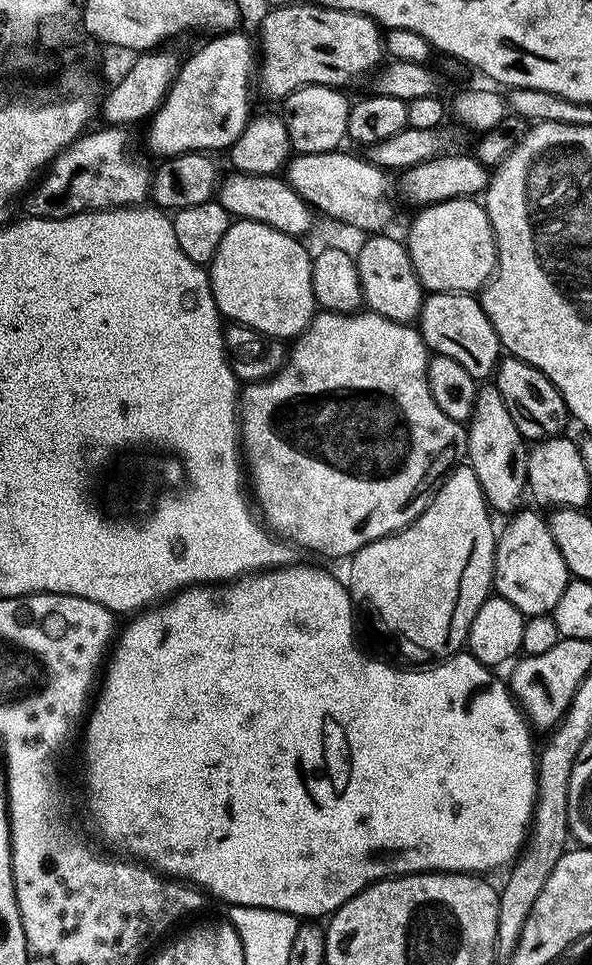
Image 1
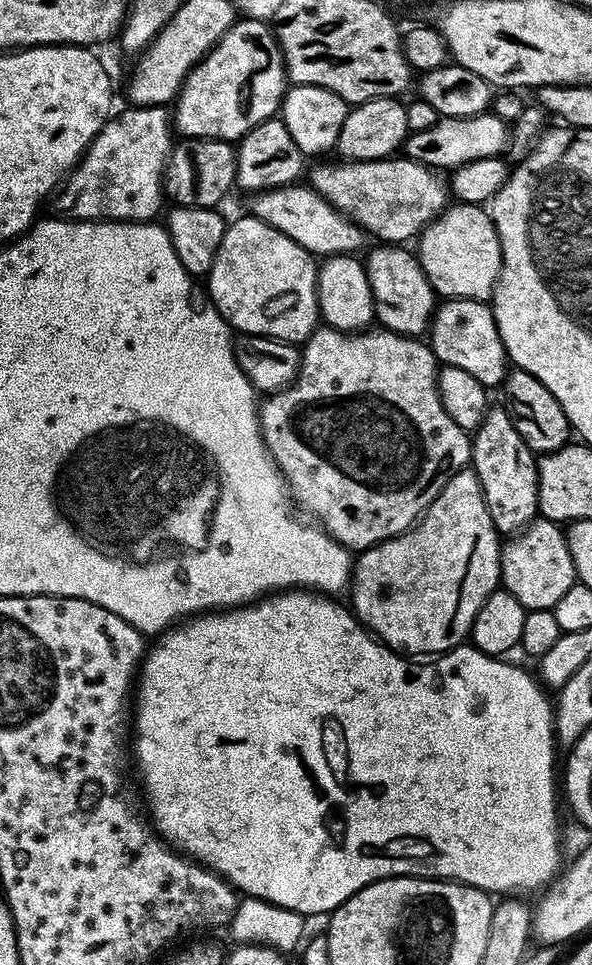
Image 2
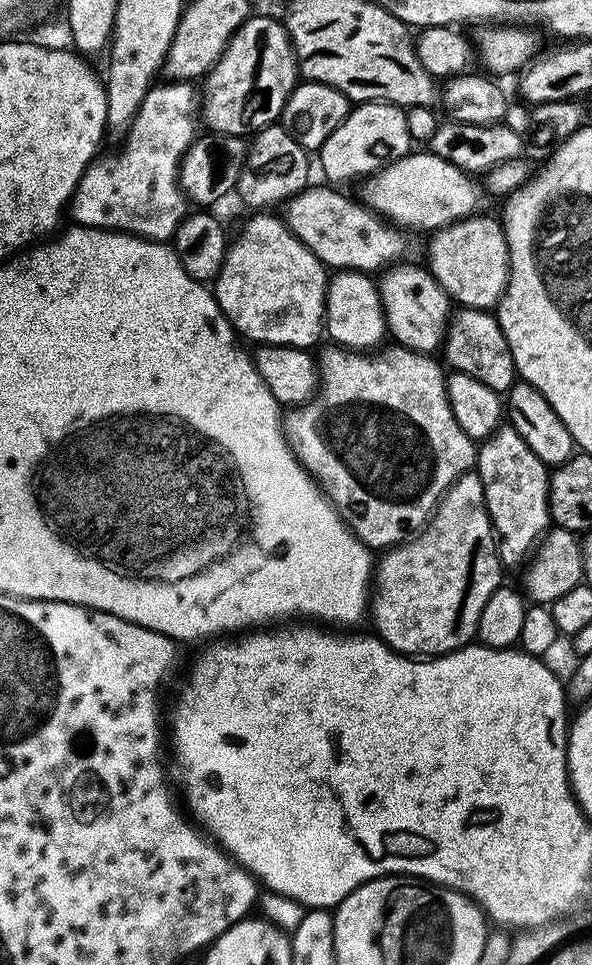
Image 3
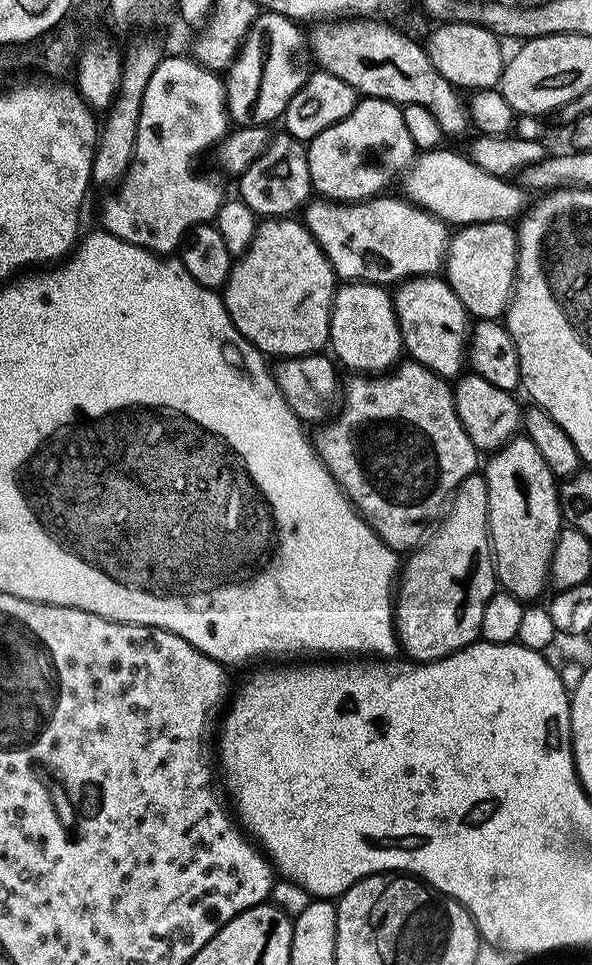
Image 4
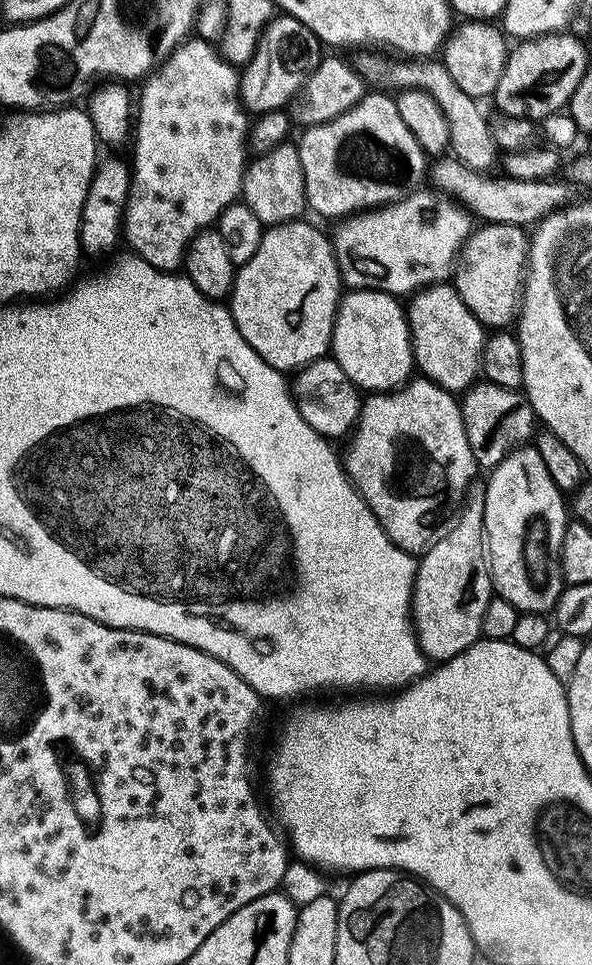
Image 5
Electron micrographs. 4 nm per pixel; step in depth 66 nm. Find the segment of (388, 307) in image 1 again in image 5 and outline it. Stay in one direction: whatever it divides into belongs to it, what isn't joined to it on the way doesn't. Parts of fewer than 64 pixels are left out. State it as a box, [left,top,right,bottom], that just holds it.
[407,283,486,394]

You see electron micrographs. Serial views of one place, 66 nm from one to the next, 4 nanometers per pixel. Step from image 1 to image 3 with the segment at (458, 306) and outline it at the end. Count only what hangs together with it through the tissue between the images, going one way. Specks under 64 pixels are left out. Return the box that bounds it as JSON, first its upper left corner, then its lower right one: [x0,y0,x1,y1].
[442,308,518,394]

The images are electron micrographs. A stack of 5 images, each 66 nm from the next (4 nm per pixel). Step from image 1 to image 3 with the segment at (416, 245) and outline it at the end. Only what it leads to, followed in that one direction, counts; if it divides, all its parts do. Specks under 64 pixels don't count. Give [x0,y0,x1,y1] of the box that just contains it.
[426,215,512,312]

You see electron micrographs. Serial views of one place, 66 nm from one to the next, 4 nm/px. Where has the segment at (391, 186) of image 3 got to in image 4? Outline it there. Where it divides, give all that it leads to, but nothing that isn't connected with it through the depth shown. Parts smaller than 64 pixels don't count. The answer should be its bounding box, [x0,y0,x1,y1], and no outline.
[403,152,526,226]

